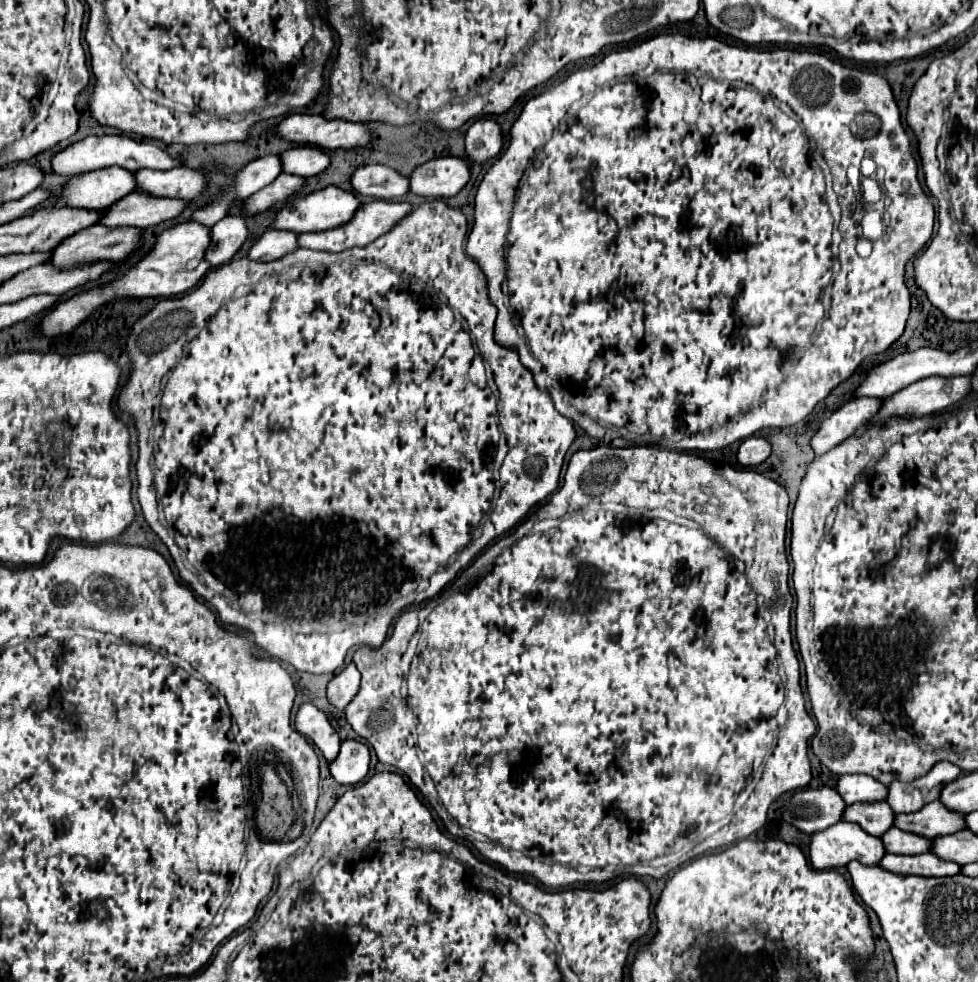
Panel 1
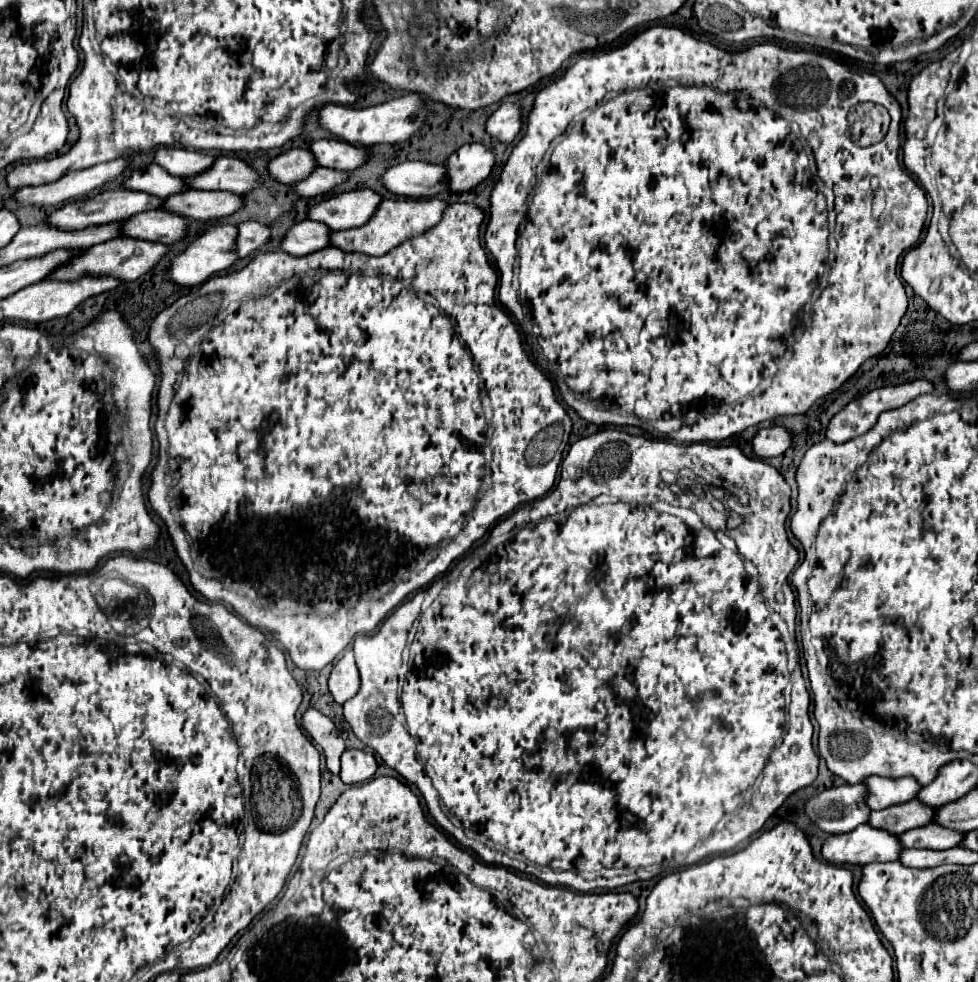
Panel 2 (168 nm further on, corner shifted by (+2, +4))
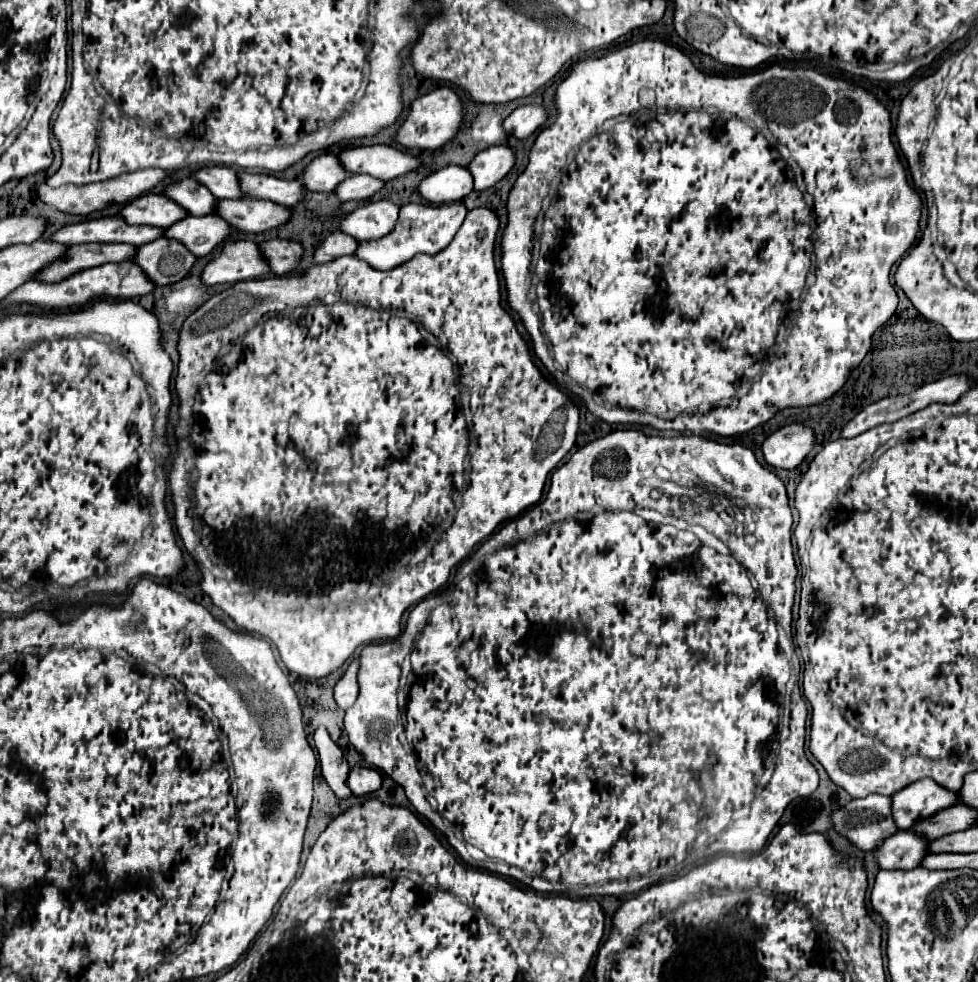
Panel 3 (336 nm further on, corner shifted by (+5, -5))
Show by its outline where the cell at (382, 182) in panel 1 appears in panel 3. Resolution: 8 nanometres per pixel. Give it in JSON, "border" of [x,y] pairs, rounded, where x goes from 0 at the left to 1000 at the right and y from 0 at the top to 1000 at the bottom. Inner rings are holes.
{"border":[[[459,168],[428,186],[428,197],[445,209],[471,205],[484,195],[484,180],[478,170]]]}

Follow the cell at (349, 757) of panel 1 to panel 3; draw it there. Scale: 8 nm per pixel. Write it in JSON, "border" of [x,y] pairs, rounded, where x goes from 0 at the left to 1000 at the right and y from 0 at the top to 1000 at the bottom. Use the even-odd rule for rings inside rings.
{"border":[[[363,781],[357,787],[355,799],[365,812],[379,810],[390,801],[390,787],[385,783],[377,783],[377,781]]]}

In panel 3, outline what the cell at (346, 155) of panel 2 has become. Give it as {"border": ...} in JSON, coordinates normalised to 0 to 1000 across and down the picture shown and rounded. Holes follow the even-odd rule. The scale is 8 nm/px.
{"border":[[[400,148],[361,150],[349,154],[349,166],[359,176],[375,176],[400,184],[430,170],[430,162]]]}

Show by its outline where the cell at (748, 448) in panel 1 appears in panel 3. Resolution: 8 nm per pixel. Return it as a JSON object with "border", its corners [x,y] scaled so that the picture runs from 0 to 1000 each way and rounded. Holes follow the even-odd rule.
{"border":[[[809,431],[788,441],[780,451],[780,465],[788,476],[815,478],[833,453],[829,435]]]}

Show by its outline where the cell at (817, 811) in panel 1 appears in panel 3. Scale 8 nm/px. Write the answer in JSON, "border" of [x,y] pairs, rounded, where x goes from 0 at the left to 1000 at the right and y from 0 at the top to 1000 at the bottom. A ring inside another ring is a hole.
{"border":[[[903,810],[872,814],[852,828],[852,840],[882,867],[897,867],[907,852],[919,846],[911,828],[911,812]]]}

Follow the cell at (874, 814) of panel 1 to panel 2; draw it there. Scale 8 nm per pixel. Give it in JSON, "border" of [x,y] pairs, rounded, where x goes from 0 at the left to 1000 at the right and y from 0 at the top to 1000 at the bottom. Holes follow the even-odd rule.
{"border":[[[930,815],[930,817],[918,819],[918,821],[910,821],[910,823],[892,827],[888,839],[892,843],[900,843],[900,845],[906,845],[916,851],[930,843],[951,839],[953,831],[955,831],[955,823],[947,823],[939,815]]]}

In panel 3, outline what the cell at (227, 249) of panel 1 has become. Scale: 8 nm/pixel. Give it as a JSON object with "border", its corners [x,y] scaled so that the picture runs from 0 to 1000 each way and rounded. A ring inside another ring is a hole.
{"border":[[[277,243],[267,247],[269,260],[277,270],[279,280],[289,282],[296,278],[304,278],[304,268],[310,262],[308,247],[293,245],[293,243]]]}

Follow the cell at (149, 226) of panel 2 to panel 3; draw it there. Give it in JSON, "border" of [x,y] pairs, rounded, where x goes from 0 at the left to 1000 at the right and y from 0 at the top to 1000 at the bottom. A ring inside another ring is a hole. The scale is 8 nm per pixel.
{"border":[[[193,219],[191,223],[175,229],[169,241],[185,245],[187,249],[191,249],[191,254],[195,254],[195,258],[199,258],[201,262],[208,262],[208,260],[214,260],[222,249],[234,245],[238,237],[240,237],[240,231],[234,229],[224,219],[212,219],[212,221]]]}

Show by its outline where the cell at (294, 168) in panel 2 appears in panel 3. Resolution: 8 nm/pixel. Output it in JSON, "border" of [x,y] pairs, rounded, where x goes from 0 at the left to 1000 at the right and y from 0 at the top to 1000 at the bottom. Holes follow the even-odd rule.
{"border":[[[332,156],[332,158],[326,158],[318,164],[318,168],[310,174],[308,184],[312,184],[312,190],[316,195],[338,197],[355,180],[359,180],[359,176],[349,168],[347,160]]]}

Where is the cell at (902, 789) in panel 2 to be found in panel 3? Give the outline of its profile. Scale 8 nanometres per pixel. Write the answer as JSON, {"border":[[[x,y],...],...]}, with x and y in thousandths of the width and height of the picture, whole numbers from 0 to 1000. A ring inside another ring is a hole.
{"border":[[[942,793],[913,812],[913,832],[919,844],[931,844],[940,834],[950,834],[958,826],[964,826],[968,822],[981,820],[983,812],[976,805],[966,803],[964,799],[952,795],[952,793]]]}

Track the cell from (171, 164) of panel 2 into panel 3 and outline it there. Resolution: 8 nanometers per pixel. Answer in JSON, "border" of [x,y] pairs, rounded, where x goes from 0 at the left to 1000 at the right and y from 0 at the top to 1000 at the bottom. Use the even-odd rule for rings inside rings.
{"border":[[[208,170],[197,180],[220,195],[220,201],[224,203],[251,203],[251,197],[244,190],[242,174],[236,170]]]}

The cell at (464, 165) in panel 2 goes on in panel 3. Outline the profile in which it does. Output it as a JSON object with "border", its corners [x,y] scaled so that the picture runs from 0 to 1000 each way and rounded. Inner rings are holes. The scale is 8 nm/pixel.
{"border":[[[506,148],[492,154],[480,168],[480,174],[486,182],[486,192],[492,195],[504,190],[522,174],[525,168],[527,168],[527,154],[520,148]]]}

